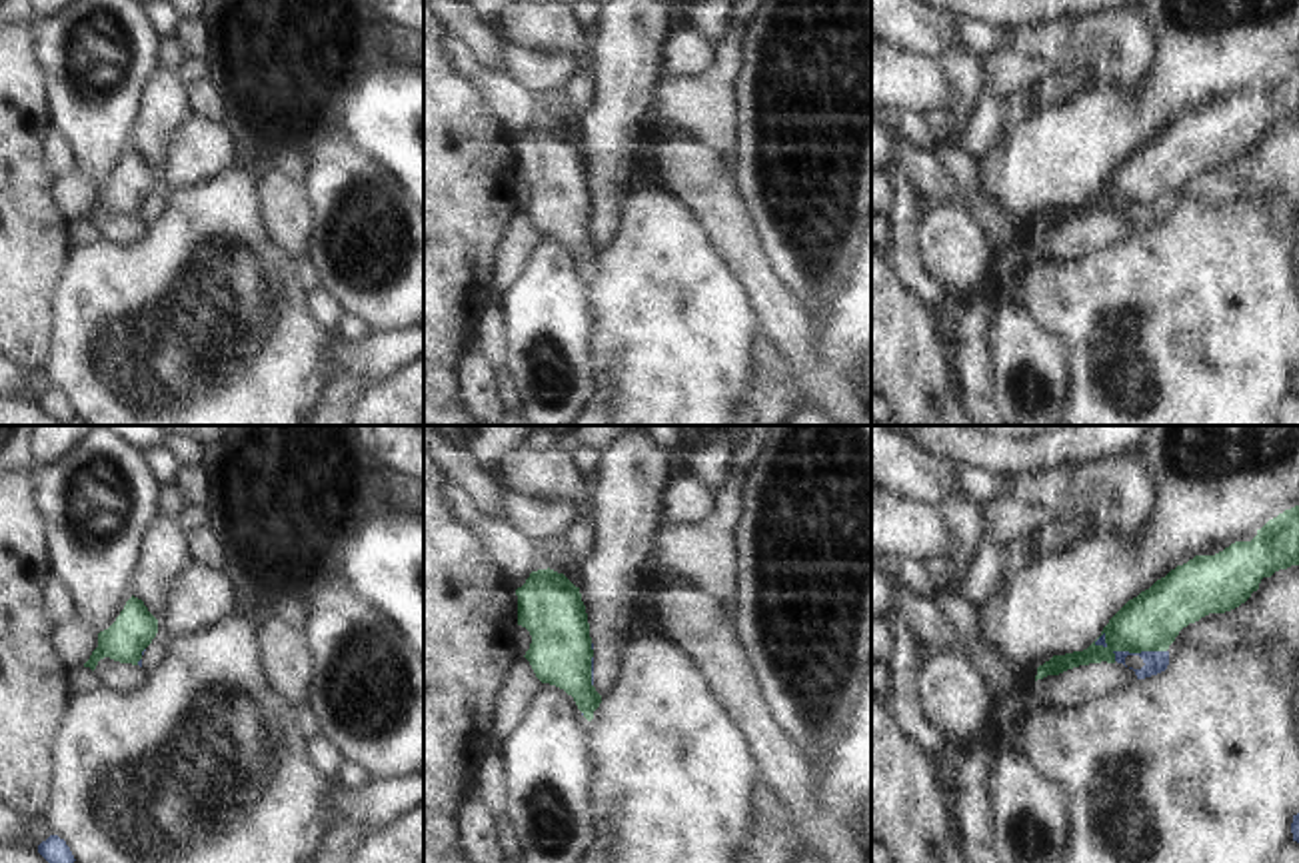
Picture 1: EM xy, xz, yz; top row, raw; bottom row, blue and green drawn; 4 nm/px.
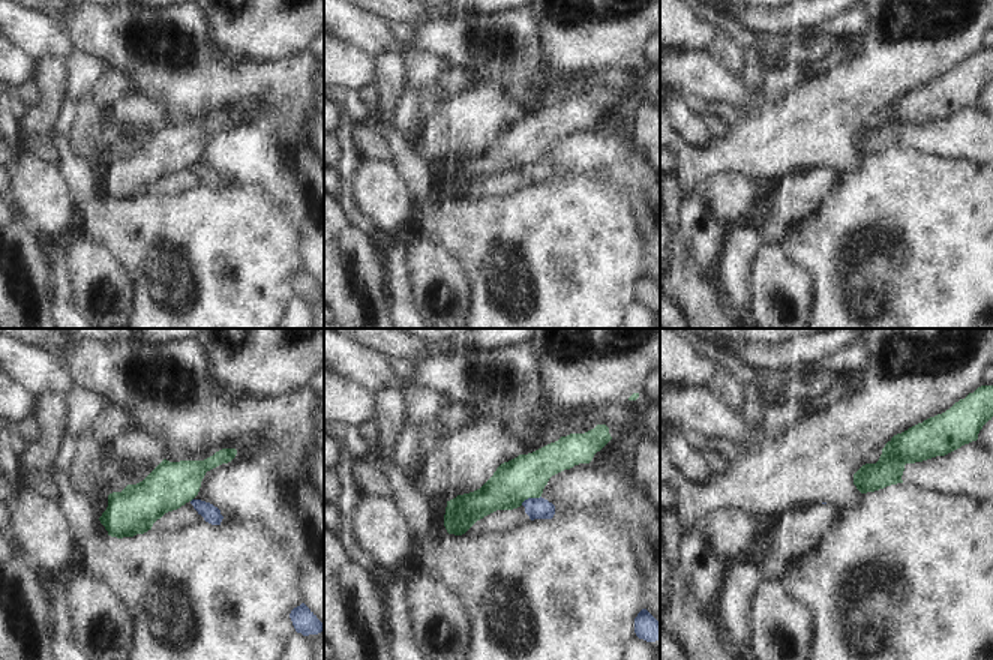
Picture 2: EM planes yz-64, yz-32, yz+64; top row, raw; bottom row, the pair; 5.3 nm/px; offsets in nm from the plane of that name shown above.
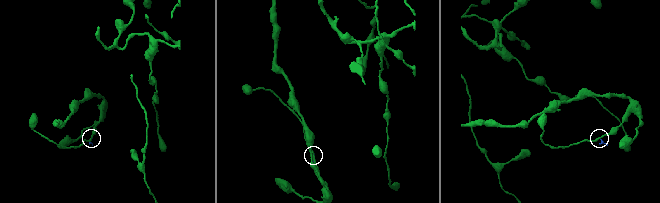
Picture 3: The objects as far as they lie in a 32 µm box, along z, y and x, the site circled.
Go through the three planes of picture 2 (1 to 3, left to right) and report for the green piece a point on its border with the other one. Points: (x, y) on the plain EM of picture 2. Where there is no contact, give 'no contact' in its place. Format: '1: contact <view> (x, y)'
1: no contact
2: contact yz-32 (530, 162)
3: no contact

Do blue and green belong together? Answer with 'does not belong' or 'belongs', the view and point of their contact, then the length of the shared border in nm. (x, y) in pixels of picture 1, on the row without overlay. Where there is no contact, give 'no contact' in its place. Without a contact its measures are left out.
does not belong; meets blue in yz at (1138, 206); contact 220 nm long

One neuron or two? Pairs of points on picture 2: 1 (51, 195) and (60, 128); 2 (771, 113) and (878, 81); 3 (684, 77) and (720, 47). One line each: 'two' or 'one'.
1: two
2: one
3: two

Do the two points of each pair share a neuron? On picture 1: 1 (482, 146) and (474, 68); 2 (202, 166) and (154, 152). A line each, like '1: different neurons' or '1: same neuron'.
1: different neurons
2: different neurons

